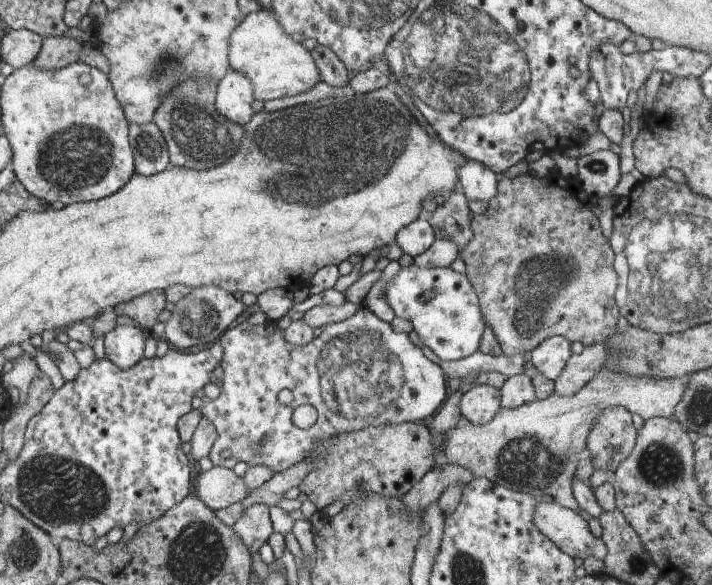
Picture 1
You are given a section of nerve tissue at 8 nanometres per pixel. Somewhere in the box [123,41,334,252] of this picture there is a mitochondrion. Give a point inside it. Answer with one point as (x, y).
(197, 136)

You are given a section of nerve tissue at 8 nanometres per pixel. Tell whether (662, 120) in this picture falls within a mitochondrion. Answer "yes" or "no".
no

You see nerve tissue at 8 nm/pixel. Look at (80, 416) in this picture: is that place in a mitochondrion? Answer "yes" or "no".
no

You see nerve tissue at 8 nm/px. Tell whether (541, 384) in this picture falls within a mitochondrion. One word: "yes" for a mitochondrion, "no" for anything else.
no

